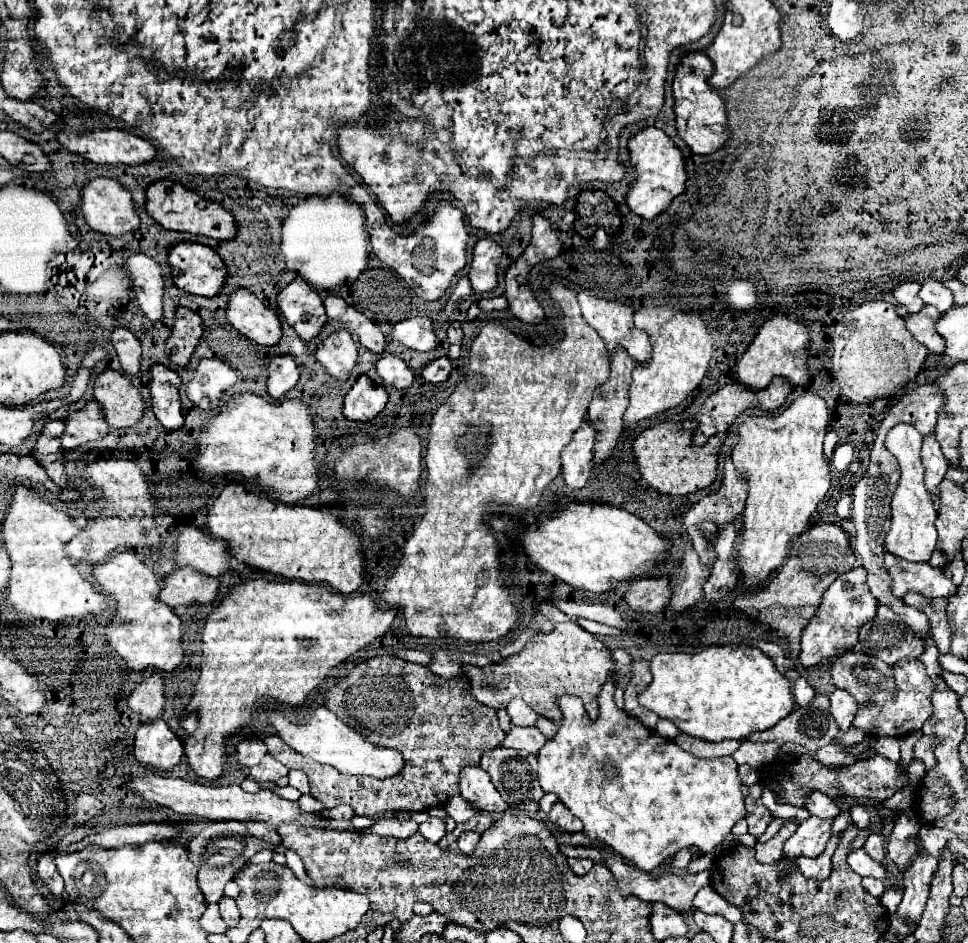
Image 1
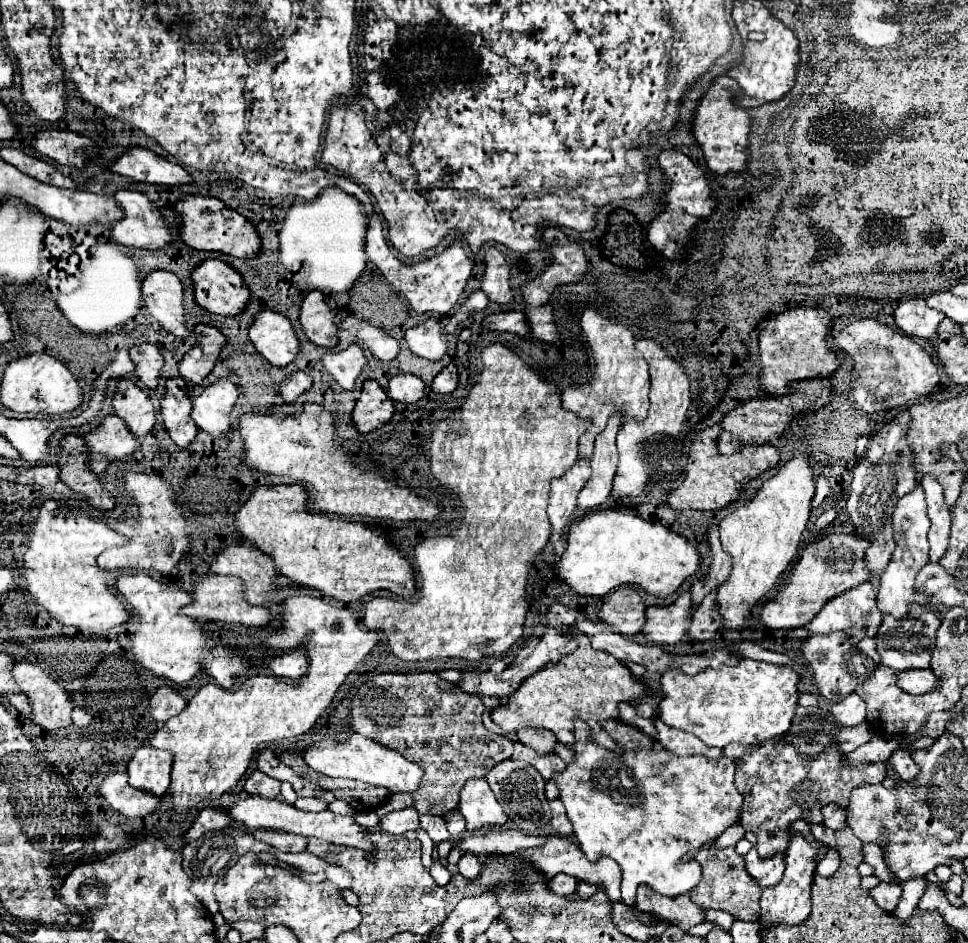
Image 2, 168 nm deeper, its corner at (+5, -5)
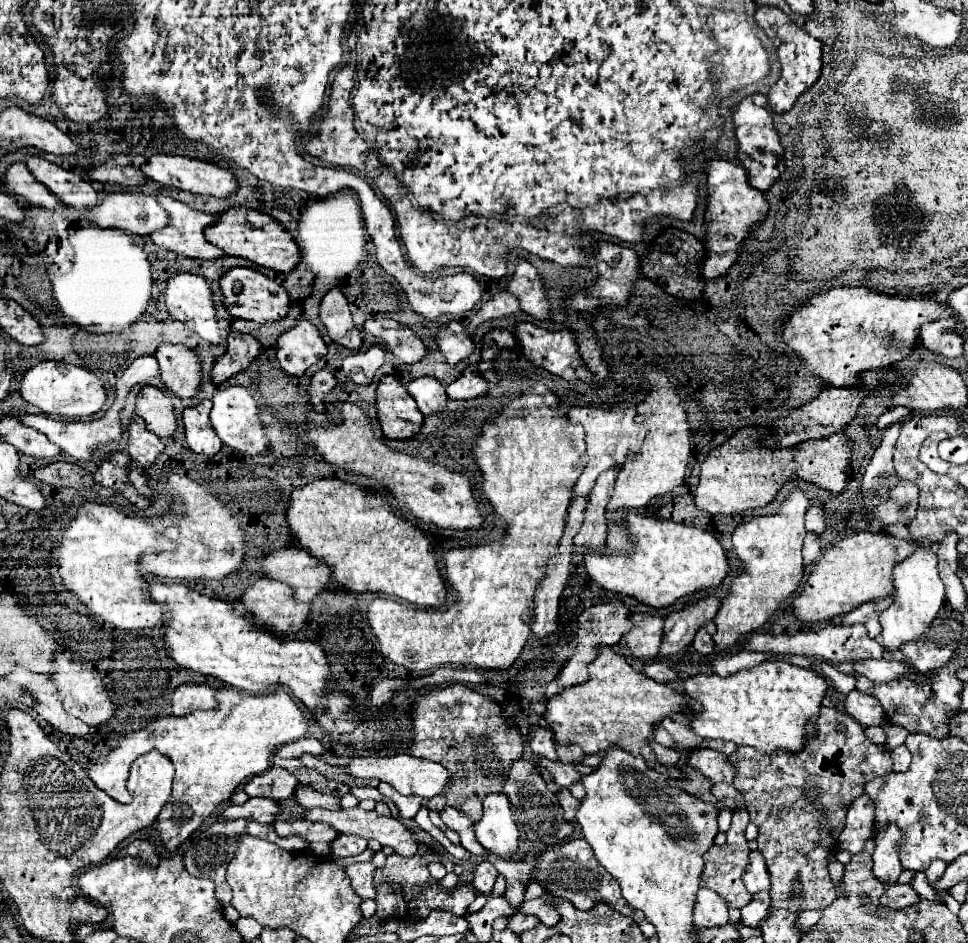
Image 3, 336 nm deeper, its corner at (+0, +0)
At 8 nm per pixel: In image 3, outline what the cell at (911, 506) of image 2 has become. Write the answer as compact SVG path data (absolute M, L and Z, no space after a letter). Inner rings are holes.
M920 543L918 549L906 557L902 563L898 563L892 569L892 583L894 583L894 603L882 611L880 623L882 623L882 645L886 649L898 649L904 641L918 639L924 629L936 619L940 607L946 601L944 585L938 577L936 569L936 551L934 543Z

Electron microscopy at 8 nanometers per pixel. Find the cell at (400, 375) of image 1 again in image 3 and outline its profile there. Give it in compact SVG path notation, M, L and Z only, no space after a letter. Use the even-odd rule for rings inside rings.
M434 377L412 379L408 381L406 389L424 415L432 415L446 407L446 391Z

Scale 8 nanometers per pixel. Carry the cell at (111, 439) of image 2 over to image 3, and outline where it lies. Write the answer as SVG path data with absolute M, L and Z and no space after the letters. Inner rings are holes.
M134 415L128 427L128 449L126 449L126 453L132 459L132 465L146 469L162 451L164 443L144 427L142 417Z

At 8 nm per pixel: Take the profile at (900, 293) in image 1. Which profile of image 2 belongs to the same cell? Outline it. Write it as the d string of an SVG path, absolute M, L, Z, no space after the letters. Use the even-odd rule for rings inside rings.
M911 298L895 310L895 324L899 330L903 330L907 336L931 342L937 340L937 328L943 318L945 314L929 308L921 298Z

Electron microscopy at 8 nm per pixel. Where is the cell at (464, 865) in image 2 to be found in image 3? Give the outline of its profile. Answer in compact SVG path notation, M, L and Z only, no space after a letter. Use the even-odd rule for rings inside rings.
M480 861L474 869L474 887L478 889L478 893L490 893L492 891L492 885L498 877L498 871L492 863L488 861Z

